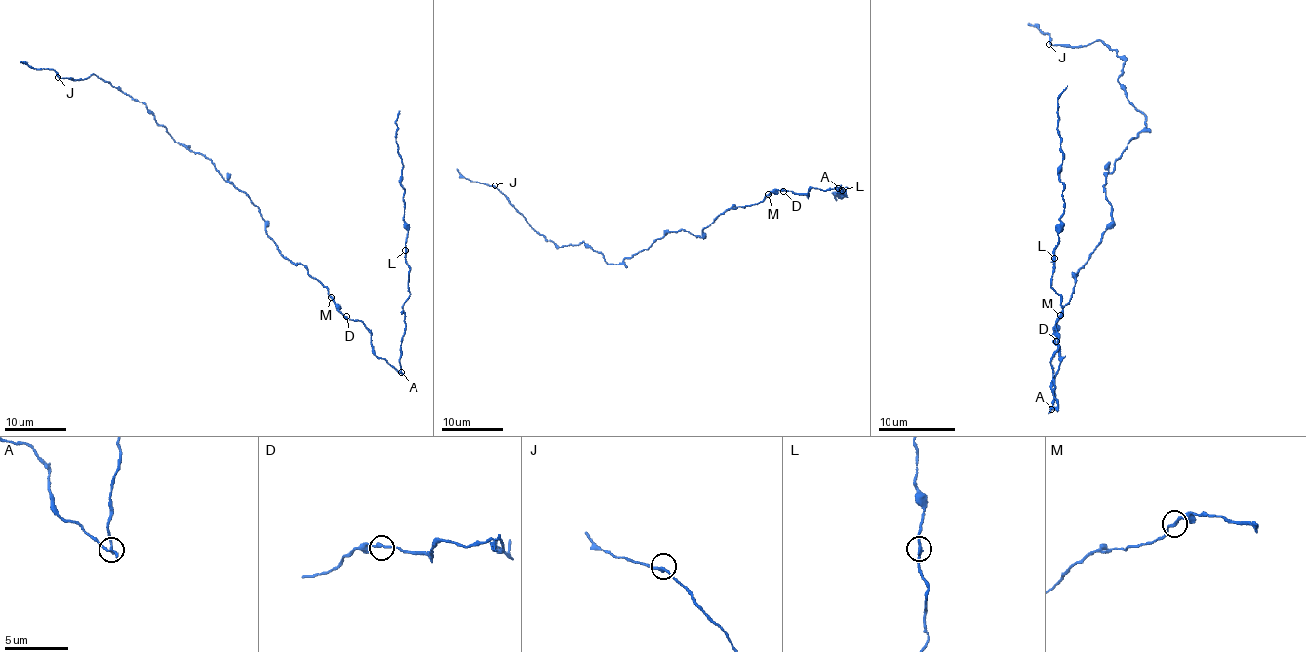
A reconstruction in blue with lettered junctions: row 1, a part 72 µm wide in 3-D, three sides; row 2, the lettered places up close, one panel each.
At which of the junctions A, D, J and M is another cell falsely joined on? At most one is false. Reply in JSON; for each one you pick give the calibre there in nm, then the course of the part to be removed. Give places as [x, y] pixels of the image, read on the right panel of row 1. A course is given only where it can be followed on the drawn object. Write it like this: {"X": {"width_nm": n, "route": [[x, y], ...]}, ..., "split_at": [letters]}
{"A": {"width_nm": 240, "route": [[1052, 409], [1058, 405], [1050, 363], [1058, 347], [1062, 296], [1050, 279], [1064, 212], [1058, 96], [1067, 86]]}, "split_at": ["A"]}

